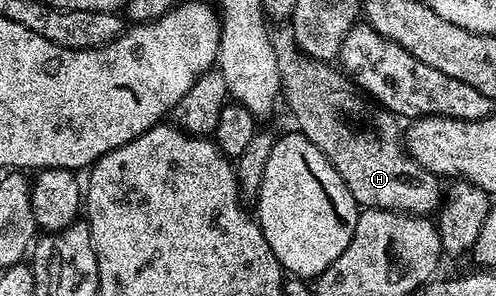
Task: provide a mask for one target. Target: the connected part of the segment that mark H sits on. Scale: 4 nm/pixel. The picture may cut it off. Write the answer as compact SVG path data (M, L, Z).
M275 22L270 25L273 54L277 58L277 70L281 74L281 96L291 107L291 116L295 119L294 127L302 132L321 154L341 174L341 182L353 194L360 209L384 208L390 212L405 212L408 216L430 217L438 213L441 205L440 177L425 170L407 154L405 132L401 127L400 117L385 108L373 107L372 101L338 67L322 60L309 58L297 46L290 23Z

